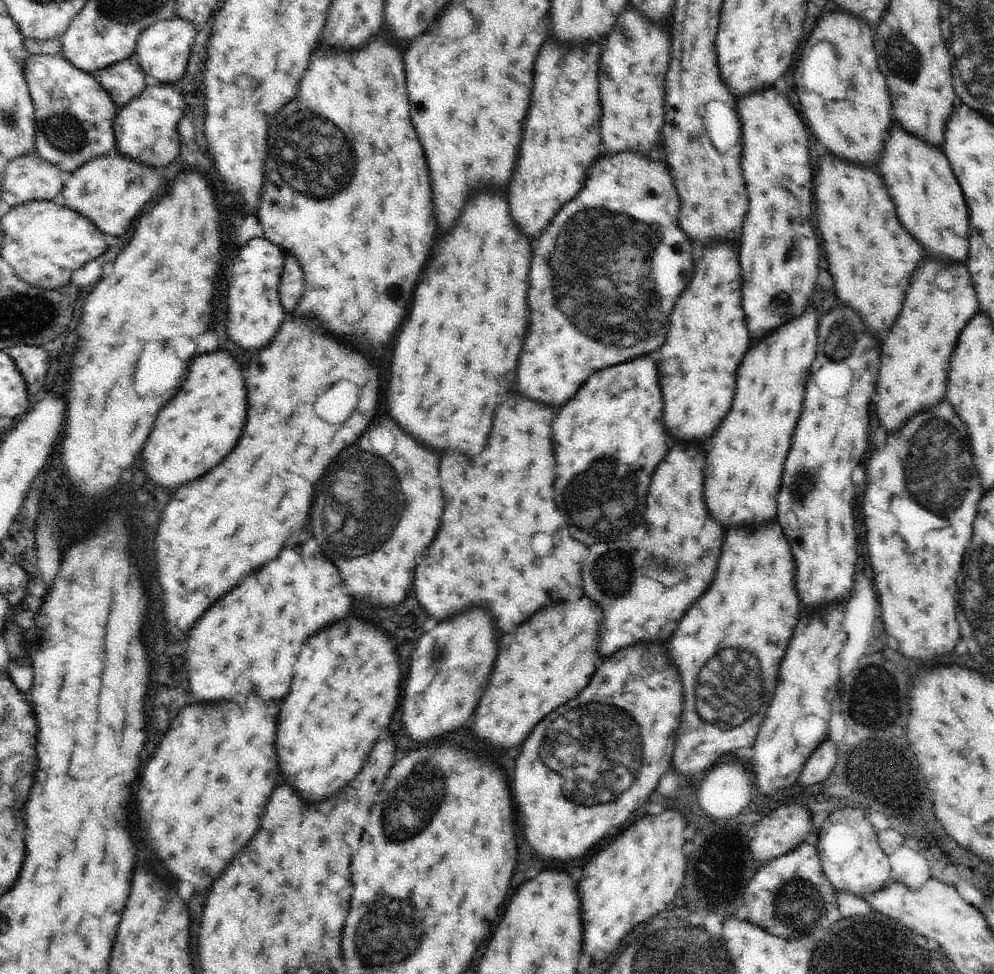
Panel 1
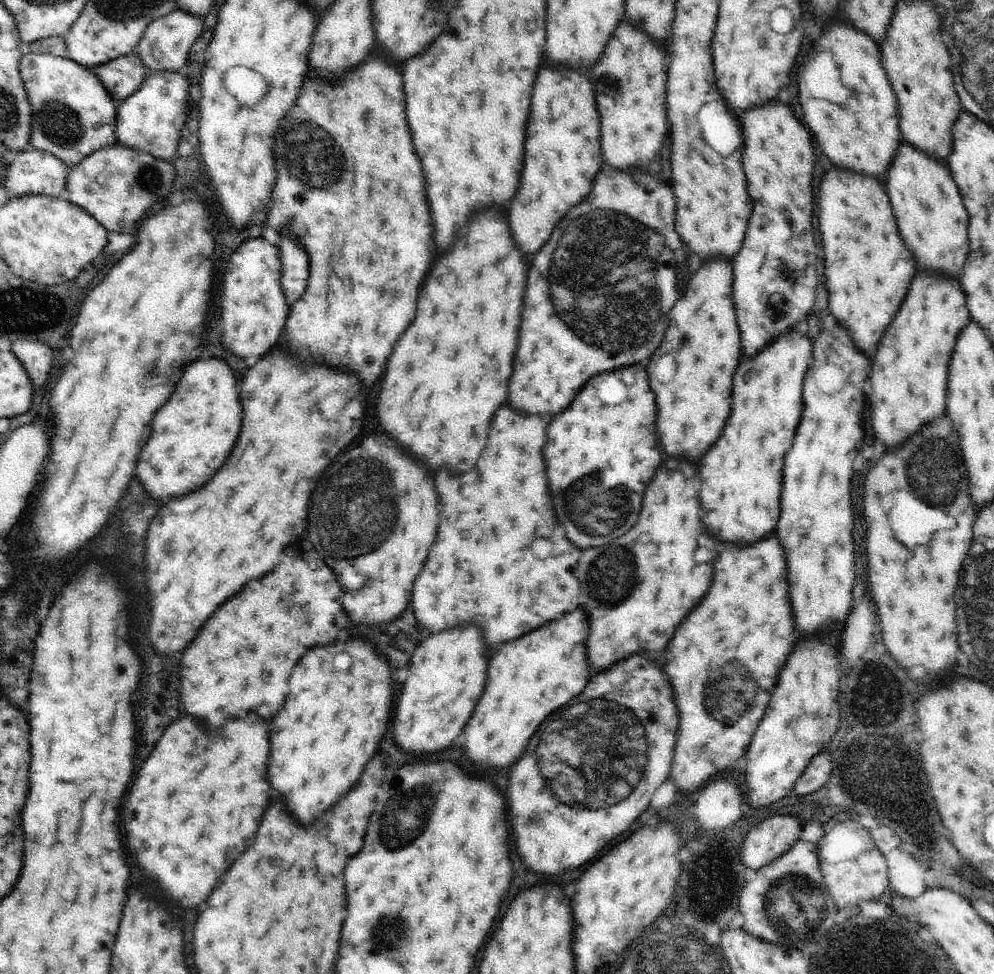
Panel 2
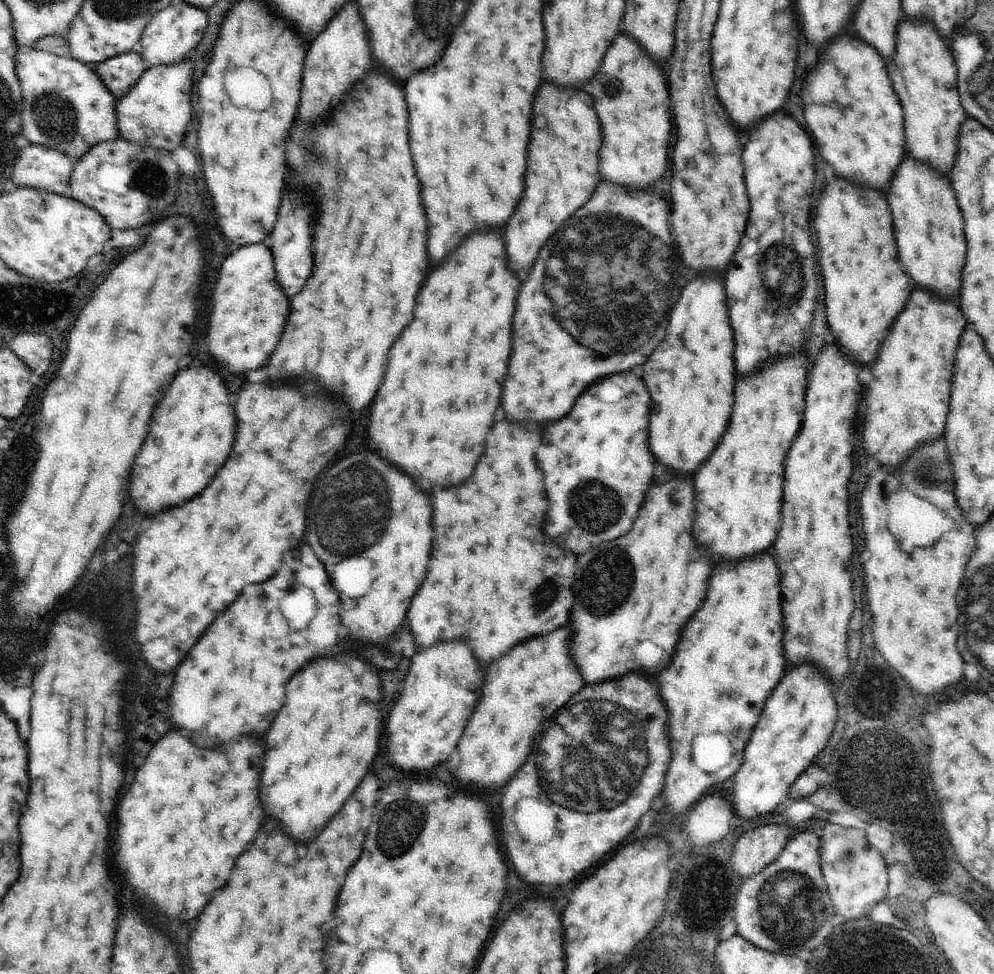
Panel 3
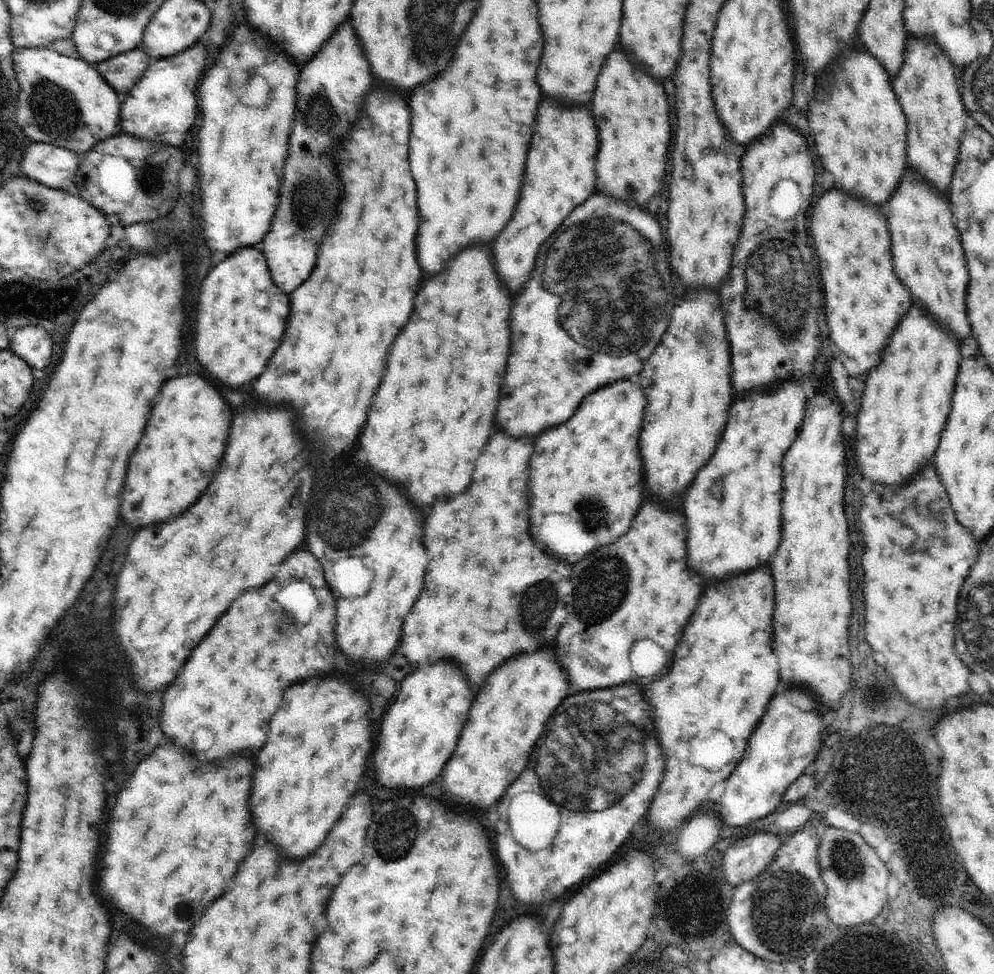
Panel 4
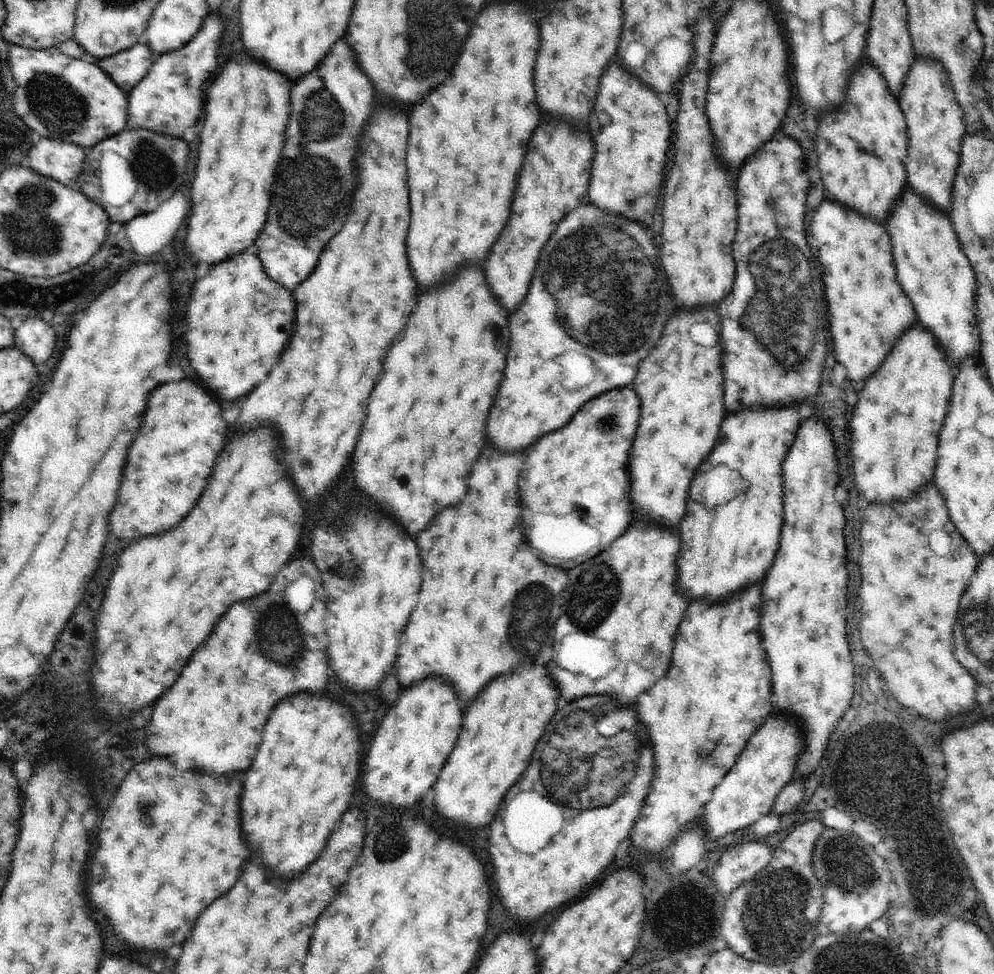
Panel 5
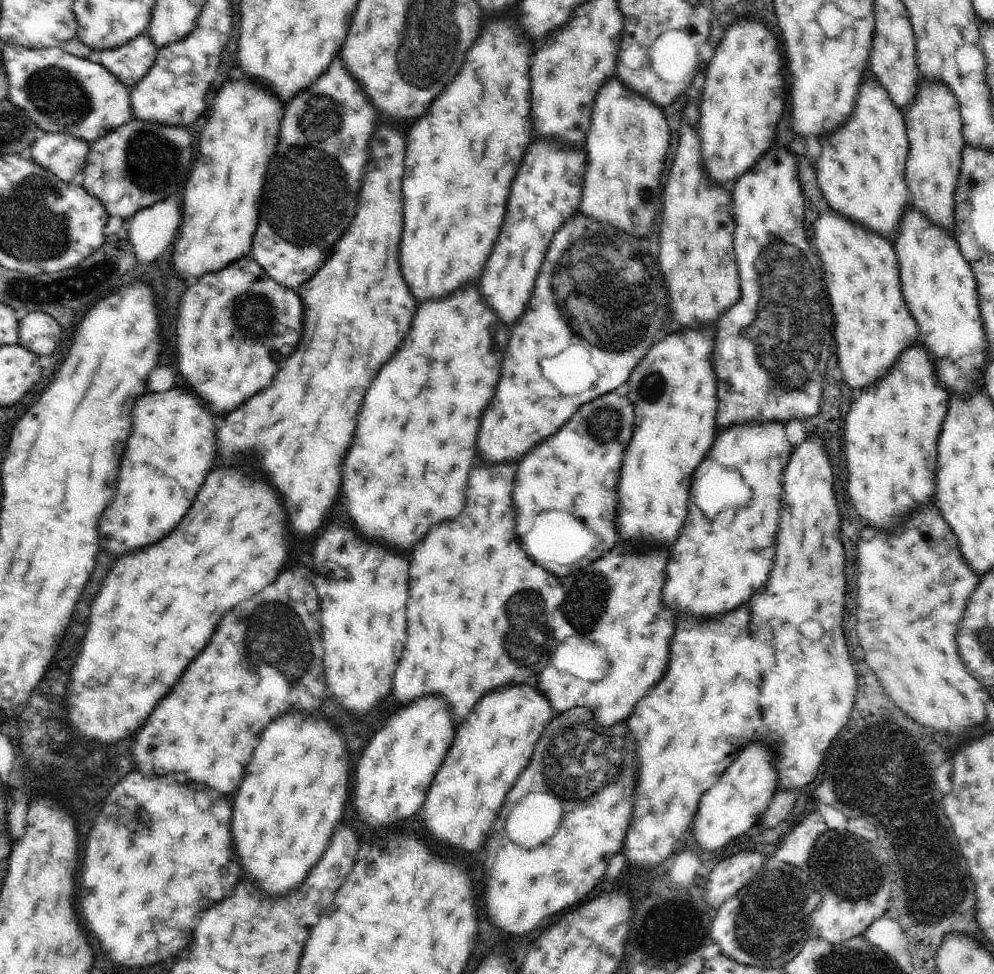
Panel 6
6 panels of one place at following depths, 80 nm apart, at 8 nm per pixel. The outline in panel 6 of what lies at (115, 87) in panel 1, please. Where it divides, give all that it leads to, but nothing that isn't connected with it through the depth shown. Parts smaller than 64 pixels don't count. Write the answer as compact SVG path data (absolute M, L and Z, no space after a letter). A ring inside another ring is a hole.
M142 33L124 46L100 51L100 64L131 89L154 66L159 48Z

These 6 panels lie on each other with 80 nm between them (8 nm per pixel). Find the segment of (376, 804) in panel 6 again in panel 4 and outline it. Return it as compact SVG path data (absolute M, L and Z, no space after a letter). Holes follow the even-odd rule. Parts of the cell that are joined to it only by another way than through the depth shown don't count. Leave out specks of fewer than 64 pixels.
M438 658L408 674L380 728L374 750L378 780L390 790L418 790L434 780L458 744L458 736L468 720L472 702L474 690L456 662L444 662Z

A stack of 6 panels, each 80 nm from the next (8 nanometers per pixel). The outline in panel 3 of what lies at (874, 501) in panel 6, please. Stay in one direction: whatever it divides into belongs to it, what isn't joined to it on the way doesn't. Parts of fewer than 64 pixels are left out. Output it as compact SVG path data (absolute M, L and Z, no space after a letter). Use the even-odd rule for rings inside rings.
M914 288L910 294L910 302L902 310L900 318L890 328L890 334L882 342L878 360L872 366L872 382L866 394L866 420L864 420L864 444L870 456L878 456L882 466L896 468L910 450L914 450L920 442L938 438L946 428L948 416L948 402L950 402L950 382L954 374L954 356L964 332L966 318L958 306L958 302L942 300L930 290Z

